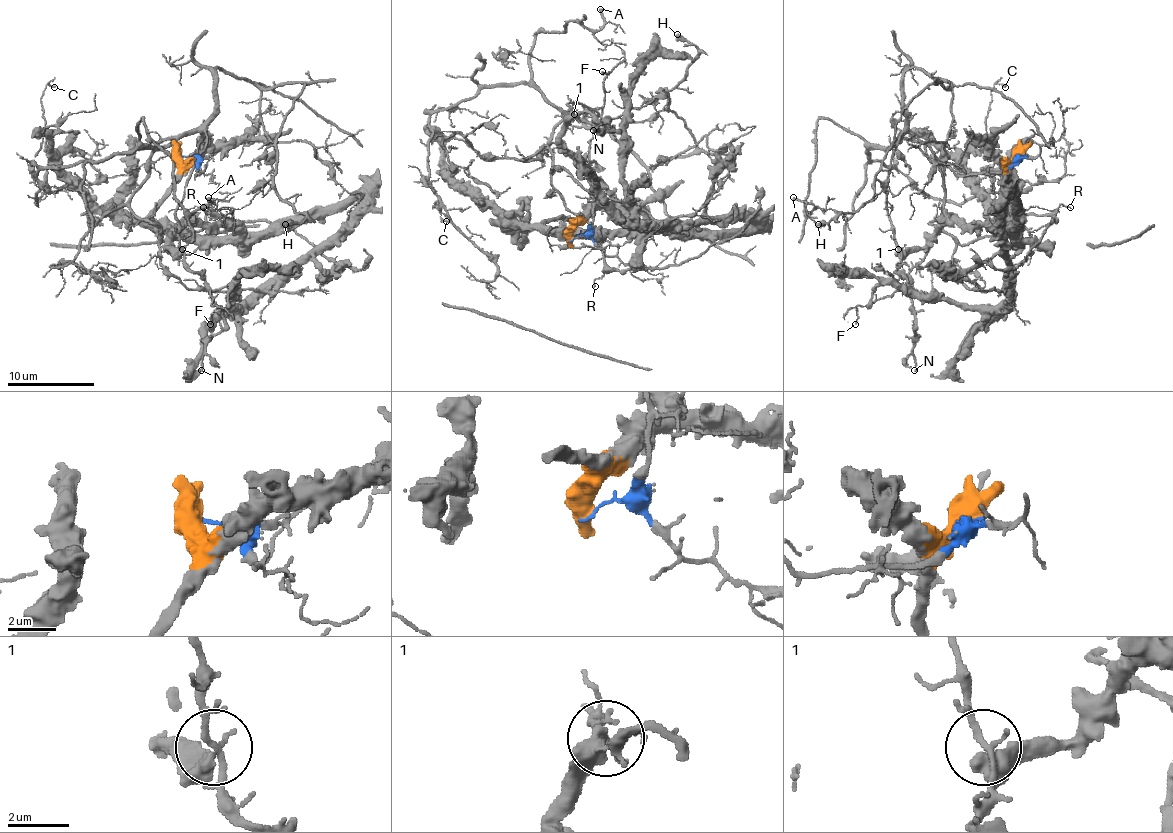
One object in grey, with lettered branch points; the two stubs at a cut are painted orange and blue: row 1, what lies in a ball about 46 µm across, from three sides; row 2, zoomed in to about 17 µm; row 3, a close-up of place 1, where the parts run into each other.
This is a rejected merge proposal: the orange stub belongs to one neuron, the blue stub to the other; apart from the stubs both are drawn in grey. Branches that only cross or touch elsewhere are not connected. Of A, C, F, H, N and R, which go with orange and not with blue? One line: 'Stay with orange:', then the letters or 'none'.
Stay with orange: none

